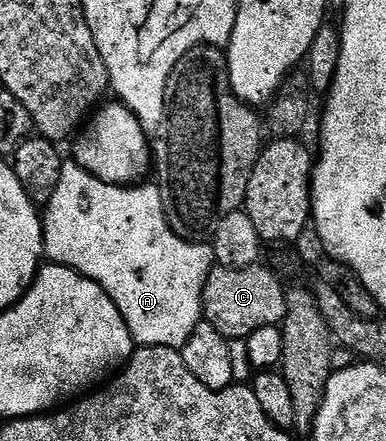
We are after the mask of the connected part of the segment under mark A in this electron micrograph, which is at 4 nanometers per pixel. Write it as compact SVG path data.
M75 165L72 168L72 171L71 168L69 171L69 181L64 181L61 185L57 185L57 193L53 193L53 197L45 204L45 210L42 212L44 256L50 262L73 269L77 273L81 273L89 281L101 285L101 289L105 289L105 293L109 293L113 305L117 305L121 317L125 317L125 325L129 325L131 338L135 340L139 347L173 347L181 349L185 345L185 341L189 341L193 329L197 329L197 325L204 322L203 290L212 267L216 266L214 246L207 241L191 243L187 239L181 238L177 233L173 233L173 229L165 217L165 209L163 208L158 186L139 187L143 185L103 183L81 166Z

